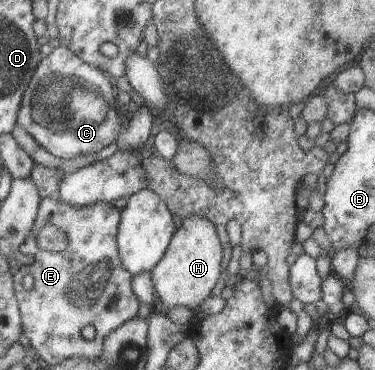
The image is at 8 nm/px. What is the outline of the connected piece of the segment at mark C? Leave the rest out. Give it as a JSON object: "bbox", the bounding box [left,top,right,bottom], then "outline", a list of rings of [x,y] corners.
{"bbox":[20,48,122,159],"outline":[[[55,48],[40,65],[20,111],[20,124],[61,159],[97,154],[117,141],[122,114],[113,95],[114,81],[102,69],[85,63],[71,48]]]}

